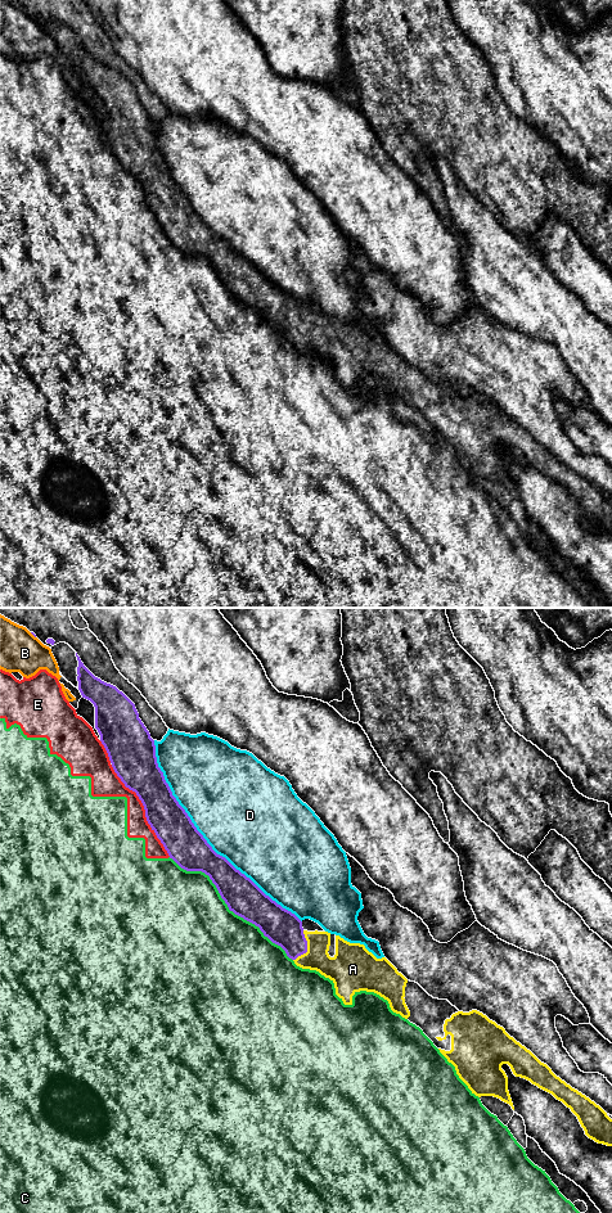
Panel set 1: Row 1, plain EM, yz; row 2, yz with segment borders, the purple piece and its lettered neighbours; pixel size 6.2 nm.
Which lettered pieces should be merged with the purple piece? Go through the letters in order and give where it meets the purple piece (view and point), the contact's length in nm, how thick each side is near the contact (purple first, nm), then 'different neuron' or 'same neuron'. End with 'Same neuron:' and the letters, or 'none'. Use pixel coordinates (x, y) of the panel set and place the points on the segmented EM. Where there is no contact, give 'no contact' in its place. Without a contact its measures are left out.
A: contact yz (306, 947); length 200 nm; calibres 220 and 170 nm; same neuron
B: contact yz (32, 634); length 50 nm; calibres 20 and 260 nm; different neuron
C: contact yz (228, 906); length 1000 nm; calibres 220 and 500 nm; different neuron
D: contact yz (205, 839); length 1450 nm; calibres 240 and 500 nm; different neuron
E: contact yz (144, 808); length 700 nm; calibres 240 and 140 nm; different neuron
Same neuron: A

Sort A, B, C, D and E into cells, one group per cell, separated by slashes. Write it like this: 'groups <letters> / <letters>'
groups A / B / C E / D

